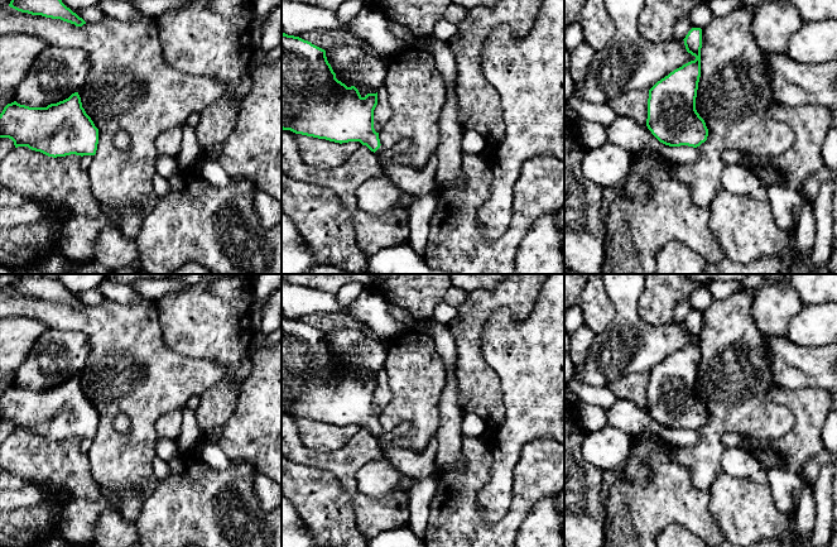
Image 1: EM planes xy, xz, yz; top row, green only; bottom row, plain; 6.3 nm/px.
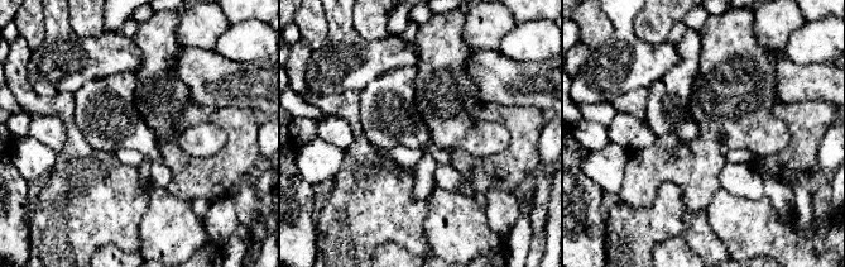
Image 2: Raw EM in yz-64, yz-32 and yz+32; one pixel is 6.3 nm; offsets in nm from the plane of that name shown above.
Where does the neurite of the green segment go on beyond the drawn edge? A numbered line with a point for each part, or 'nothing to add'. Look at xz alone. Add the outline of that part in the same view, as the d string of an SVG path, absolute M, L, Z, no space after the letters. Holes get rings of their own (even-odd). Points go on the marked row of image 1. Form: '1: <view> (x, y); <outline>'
1: xz (422, 186); M381 145L375 154L380 163L386 167L389 178L414 197L413 203L407 208L409 215L409 237L407 243L418 254L423 255L428 245L429 222L437 208L436 191L438 188L434 177L438 160L436 152L422 172L393 163L389 150L385 150Z

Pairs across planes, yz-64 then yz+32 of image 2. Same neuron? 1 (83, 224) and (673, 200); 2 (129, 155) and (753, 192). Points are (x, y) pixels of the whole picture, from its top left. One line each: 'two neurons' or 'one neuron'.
1: one neuron
2: one neuron

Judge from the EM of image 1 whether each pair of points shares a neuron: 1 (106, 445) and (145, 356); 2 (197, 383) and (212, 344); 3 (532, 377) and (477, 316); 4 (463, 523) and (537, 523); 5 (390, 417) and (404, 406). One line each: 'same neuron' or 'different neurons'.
1: same neuron
2: different neurons
3: different neurons
4: different neurons
5: same neuron

